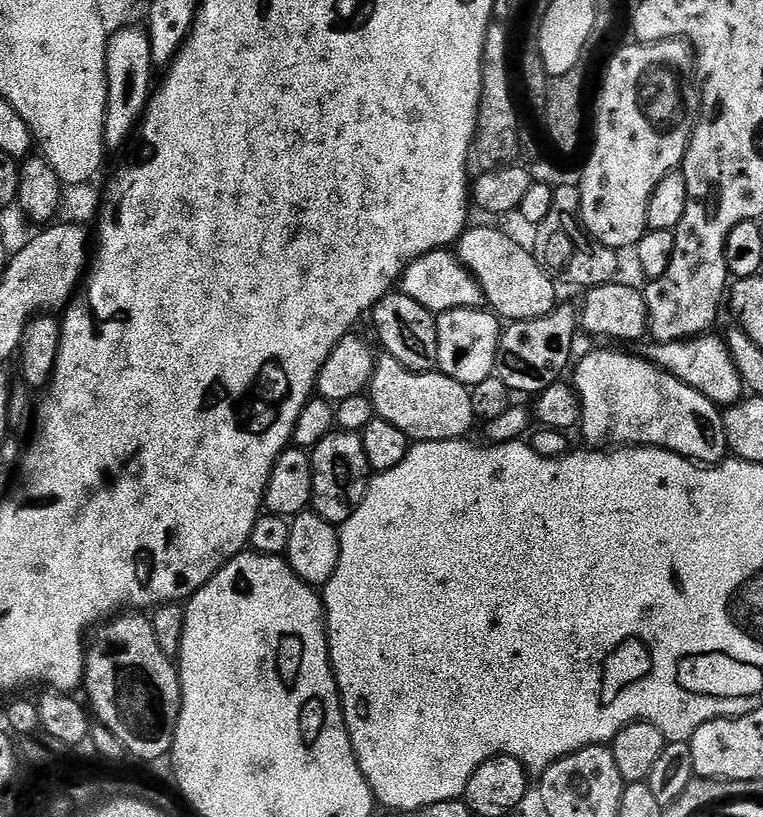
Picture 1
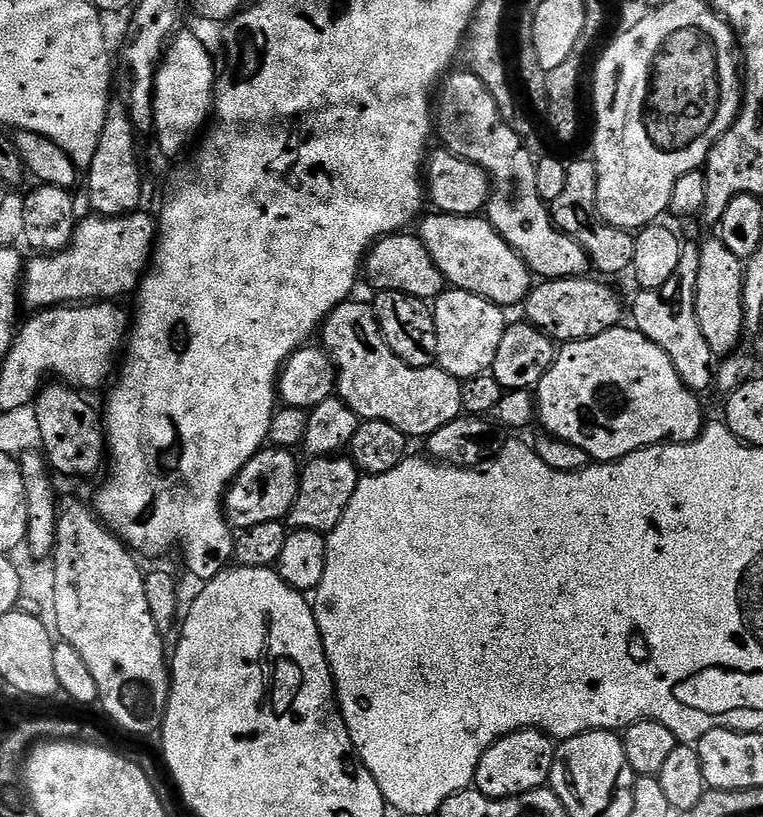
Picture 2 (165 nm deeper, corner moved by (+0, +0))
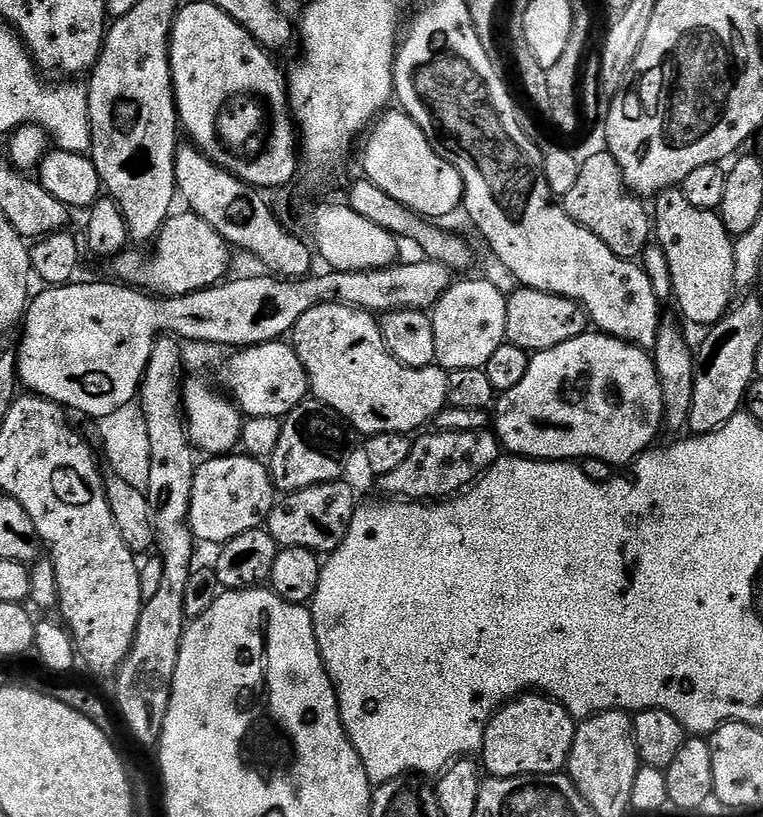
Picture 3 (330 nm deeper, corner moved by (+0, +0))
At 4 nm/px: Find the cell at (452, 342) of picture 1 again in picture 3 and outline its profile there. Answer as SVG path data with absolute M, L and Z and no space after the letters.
M468 278L457 279L460 280L457 284L456 281L449 283L444 295L436 301L430 312L434 326L436 364L448 372L483 368L486 362L490 362L494 350L498 350L498 346L505 343L506 306L508 305L505 293L498 291L495 286L490 286L490 282L483 278L477 278L477 280L464 279Z

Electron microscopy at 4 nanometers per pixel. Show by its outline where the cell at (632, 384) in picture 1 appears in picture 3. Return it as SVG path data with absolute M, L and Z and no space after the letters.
M589 330L570 342L562 342L562 346L535 353L528 361L522 382L518 382L514 390L499 393L494 405L497 440L511 455L530 460L604 460L613 466L631 465L636 457L657 443L656 435L663 428L662 386L651 355L637 344L627 344L625 340L596 330Z

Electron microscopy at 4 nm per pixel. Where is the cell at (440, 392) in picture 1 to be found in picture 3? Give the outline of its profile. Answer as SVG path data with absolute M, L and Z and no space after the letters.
M335 302L314 306L314 310L306 310L306 314L302 314L302 318L298 318L292 327L290 343L306 370L311 395L334 409L359 435L361 432L361 437L383 432L415 433L431 425L436 415L448 404L448 372L439 366L408 368L398 362L382 338L379 319L363 308Z

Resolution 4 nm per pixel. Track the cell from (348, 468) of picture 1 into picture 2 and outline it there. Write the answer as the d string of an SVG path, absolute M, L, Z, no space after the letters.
M347 455L317 456L303 465L297 497L286 517L286 524L292 530L314 530L325 534L338 526L342 514L346 514L346 506L350 506L350 498L354 498L354 490L361 478L361 471L356 463Z

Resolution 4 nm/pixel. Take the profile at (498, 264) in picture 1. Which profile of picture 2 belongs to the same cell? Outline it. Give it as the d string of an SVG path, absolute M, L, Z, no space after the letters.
M425 215L419 221L418 235L430 258L434 258L434 266L438 266L451 287L478 294L505 310L511 309L511 304L523 305L534 287L533 273L528 271L526 262L503 240L498 230L494 230L489 220L479 215L431 215Z

